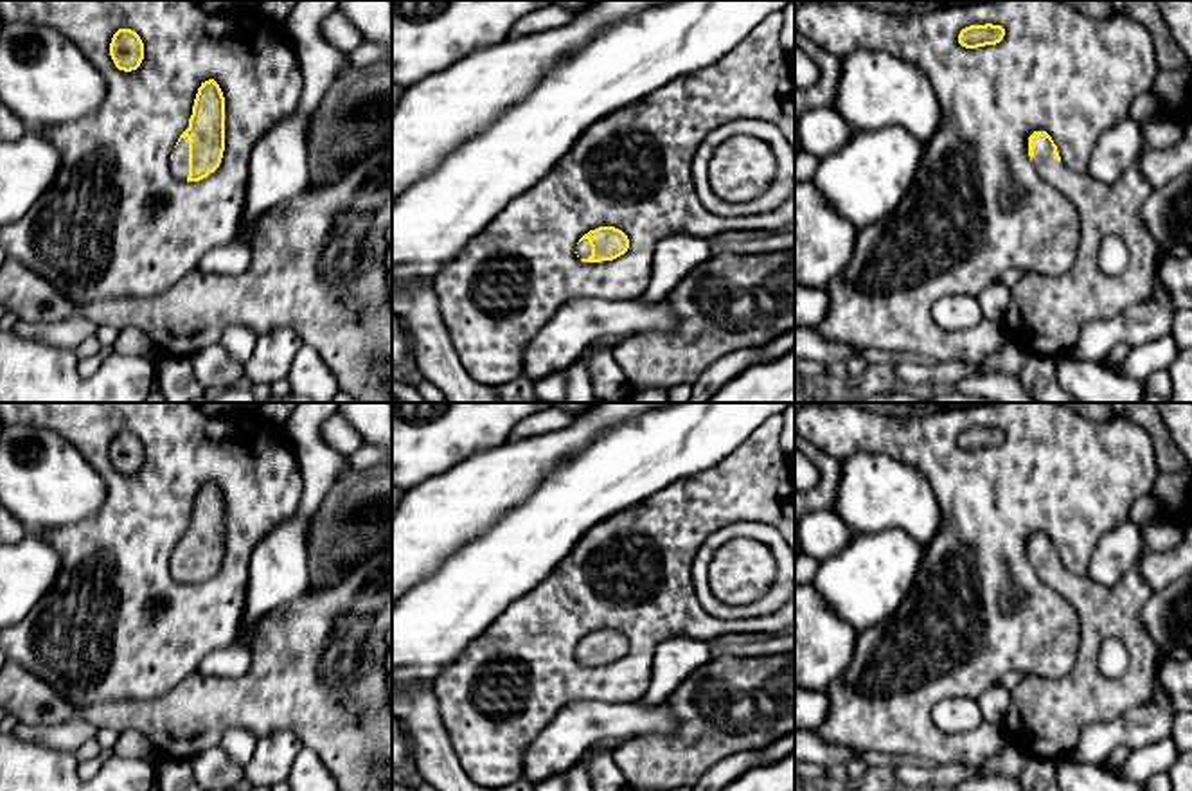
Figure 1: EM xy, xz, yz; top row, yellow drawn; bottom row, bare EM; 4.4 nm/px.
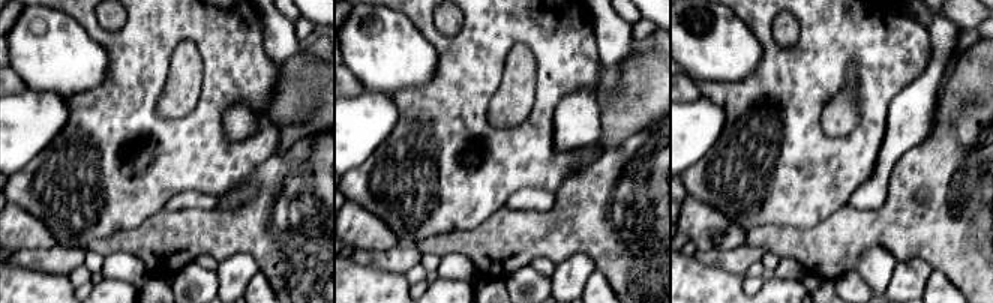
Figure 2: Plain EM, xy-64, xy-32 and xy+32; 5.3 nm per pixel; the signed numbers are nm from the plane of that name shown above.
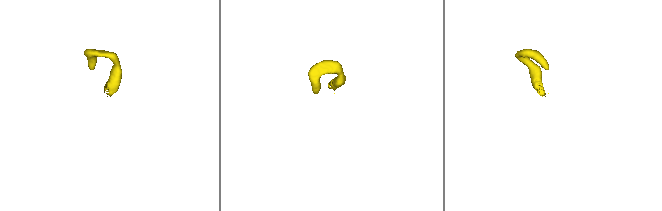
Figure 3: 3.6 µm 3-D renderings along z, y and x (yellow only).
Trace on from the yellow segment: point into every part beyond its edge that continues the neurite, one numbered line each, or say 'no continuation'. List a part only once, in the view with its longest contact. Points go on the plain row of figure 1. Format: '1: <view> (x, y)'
1: xy (180, 558)

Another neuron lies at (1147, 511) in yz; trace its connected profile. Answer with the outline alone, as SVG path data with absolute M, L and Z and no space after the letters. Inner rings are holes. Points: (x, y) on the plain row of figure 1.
M1147 494L1134 502L1134 507L1131 511L1131 521L1134 521L1138 527L1149 527L1163 525L1169 520L1163 514L1158 498L1154 494Z

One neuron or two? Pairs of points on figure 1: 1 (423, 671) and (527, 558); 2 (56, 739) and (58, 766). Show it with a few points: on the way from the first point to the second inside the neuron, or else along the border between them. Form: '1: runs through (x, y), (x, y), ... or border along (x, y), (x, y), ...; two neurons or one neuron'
1: runs through (437, 642), (498, 581); one neuron
2: border along (18, 736), (74, 754); two neurons

